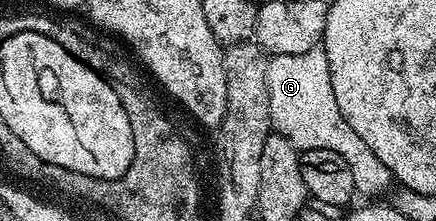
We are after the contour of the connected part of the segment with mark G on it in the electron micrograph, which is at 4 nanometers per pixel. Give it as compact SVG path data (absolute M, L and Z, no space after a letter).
M322 46L308 49L308 53L269 56L268 105L271 128L292 141L298 152L332 149L332 153L340 153L340 157L352 165L352 181L359 196L374 195L392 183L390 170L382 164L380 157L376 157L376 153L360 141L352 125L344 121L344 113L340 113L340 105L336 105L336 93L332 93L332 73Z

